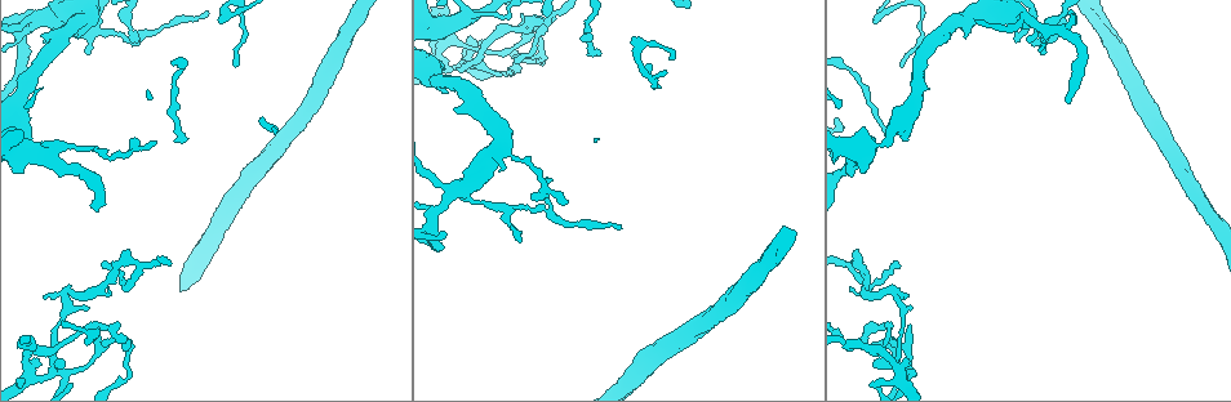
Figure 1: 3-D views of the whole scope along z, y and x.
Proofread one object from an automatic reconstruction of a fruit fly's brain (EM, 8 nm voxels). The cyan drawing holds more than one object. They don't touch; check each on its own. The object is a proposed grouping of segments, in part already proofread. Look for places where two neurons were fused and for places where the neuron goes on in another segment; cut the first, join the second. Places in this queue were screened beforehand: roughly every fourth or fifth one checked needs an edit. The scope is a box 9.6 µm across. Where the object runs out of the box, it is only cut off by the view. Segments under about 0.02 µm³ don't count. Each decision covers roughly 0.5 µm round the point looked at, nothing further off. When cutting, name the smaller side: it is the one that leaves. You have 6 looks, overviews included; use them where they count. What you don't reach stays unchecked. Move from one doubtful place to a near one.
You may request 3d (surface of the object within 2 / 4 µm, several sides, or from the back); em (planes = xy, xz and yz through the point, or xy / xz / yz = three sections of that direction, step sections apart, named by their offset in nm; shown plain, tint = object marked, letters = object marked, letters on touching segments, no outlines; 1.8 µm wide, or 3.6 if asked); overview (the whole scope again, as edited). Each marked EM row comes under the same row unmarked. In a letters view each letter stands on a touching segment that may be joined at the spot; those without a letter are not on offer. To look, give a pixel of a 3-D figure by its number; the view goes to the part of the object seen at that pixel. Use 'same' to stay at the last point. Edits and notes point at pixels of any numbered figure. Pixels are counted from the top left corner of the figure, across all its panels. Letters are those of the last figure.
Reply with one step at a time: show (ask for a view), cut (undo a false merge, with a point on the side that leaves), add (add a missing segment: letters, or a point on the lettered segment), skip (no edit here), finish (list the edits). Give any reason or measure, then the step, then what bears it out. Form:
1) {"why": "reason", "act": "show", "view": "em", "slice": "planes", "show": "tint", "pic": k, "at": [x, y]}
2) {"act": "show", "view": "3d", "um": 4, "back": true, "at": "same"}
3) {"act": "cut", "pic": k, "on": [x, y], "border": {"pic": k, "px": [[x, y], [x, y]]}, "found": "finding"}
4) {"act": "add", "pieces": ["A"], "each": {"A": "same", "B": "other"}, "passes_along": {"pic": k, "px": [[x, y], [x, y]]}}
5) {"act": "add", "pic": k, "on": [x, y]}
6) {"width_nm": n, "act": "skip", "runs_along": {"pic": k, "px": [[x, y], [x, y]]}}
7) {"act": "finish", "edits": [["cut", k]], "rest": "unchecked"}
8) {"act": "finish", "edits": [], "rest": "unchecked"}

{"act": "show", "view": "em", "slice": "planes", "show": "tint", "pic": 1, "at": [893, 295]}

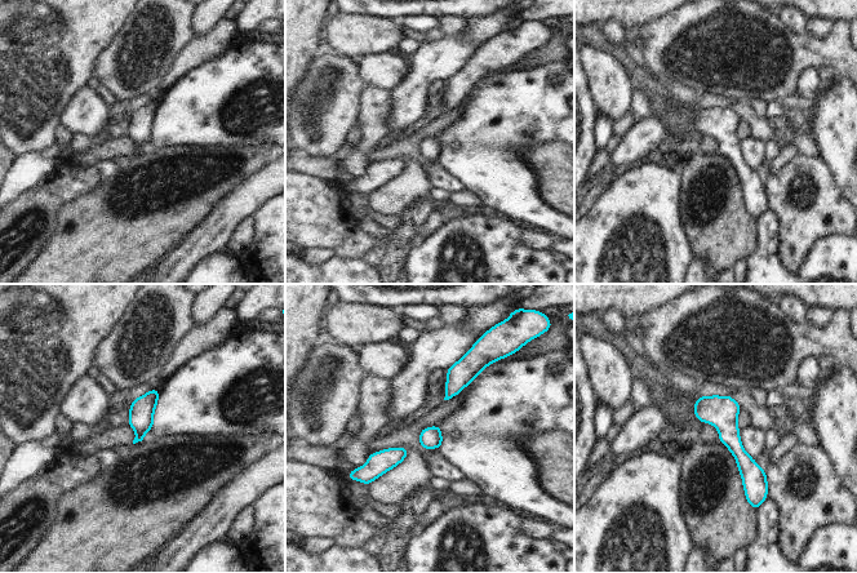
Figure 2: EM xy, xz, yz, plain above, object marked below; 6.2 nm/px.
{"why": "see the neighbours", "act": "show", "view": "em", "slice": "planes", "show": "letters", "at": "same"}

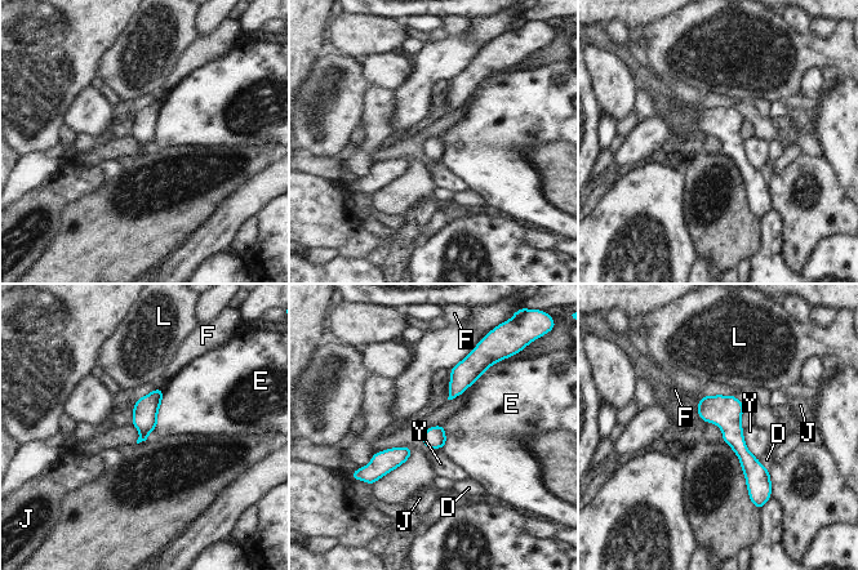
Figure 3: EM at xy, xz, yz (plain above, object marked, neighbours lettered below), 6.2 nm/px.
{"width_nm": 140, "act": "skip", "each": {"D": "other", "E": "other", "F": "other", "J": "other", "L": "other", "Y": "other"}, "runs_along": {"pic": 3, "px": [[705, 399], [730, 424], [763, 494]]}, "found": "one neuron here"}

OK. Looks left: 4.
{"why": "abrupt turn", "act": "show", "view": "3d", "um": 2, "pic": 1, "at": [1030, 11]}

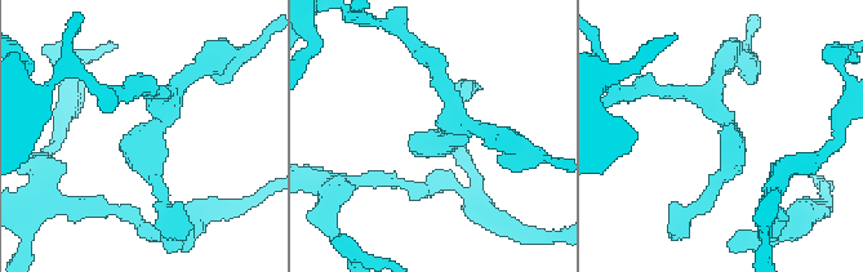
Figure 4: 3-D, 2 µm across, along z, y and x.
{"why": "now the EM", "act": "show", "view": "em", "slice": "planes", "show": "tint", "pic": 4, "at": [155, 128]}

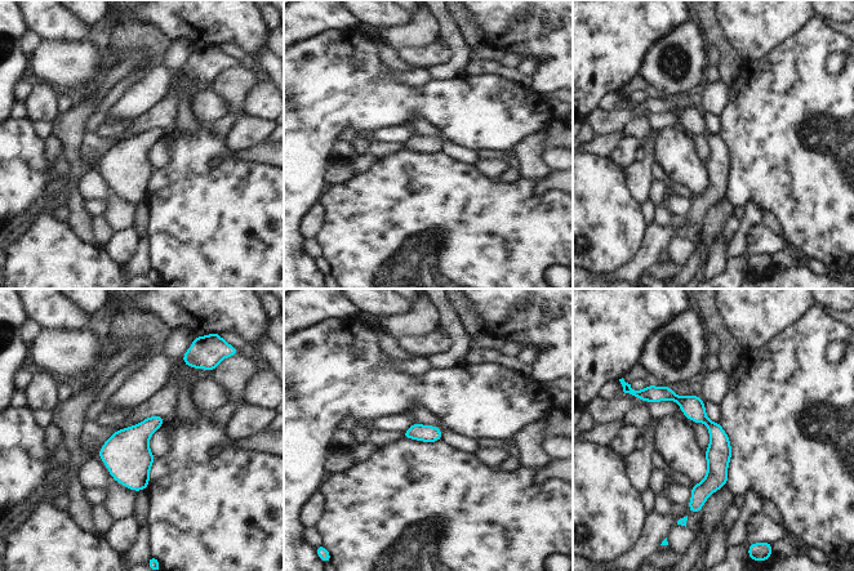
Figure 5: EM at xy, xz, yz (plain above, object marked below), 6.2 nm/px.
{"why": "what lies round it", "act": "show", "view": "em", "slice": "planes", "show": "letters", "at": "same"}

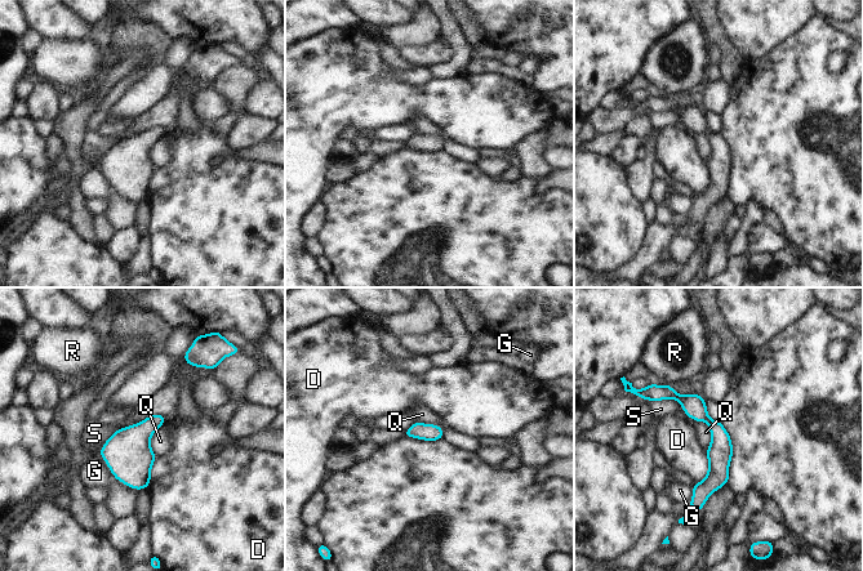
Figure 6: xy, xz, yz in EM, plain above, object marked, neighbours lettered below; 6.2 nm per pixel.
{"longest_contact_nm": ["Q", 300], "act": "skip", "each": {"D": "other", "G": "other", "Q": "other", "R": "other", "S": "other"}, "runs_along": {"pic": 6, "px": [[655, 388], [717, 431], [699, 507]]}, "found": "continuous, no second neuron"}

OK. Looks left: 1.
{"act": "finish", "edits": [], "rest": "unchecked"}

